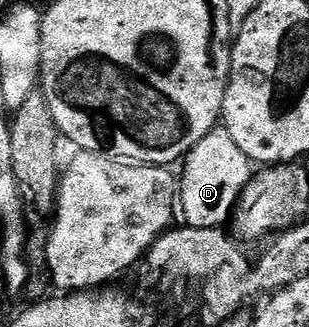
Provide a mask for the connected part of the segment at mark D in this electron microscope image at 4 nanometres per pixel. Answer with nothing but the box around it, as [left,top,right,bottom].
[176,125,252,229]

